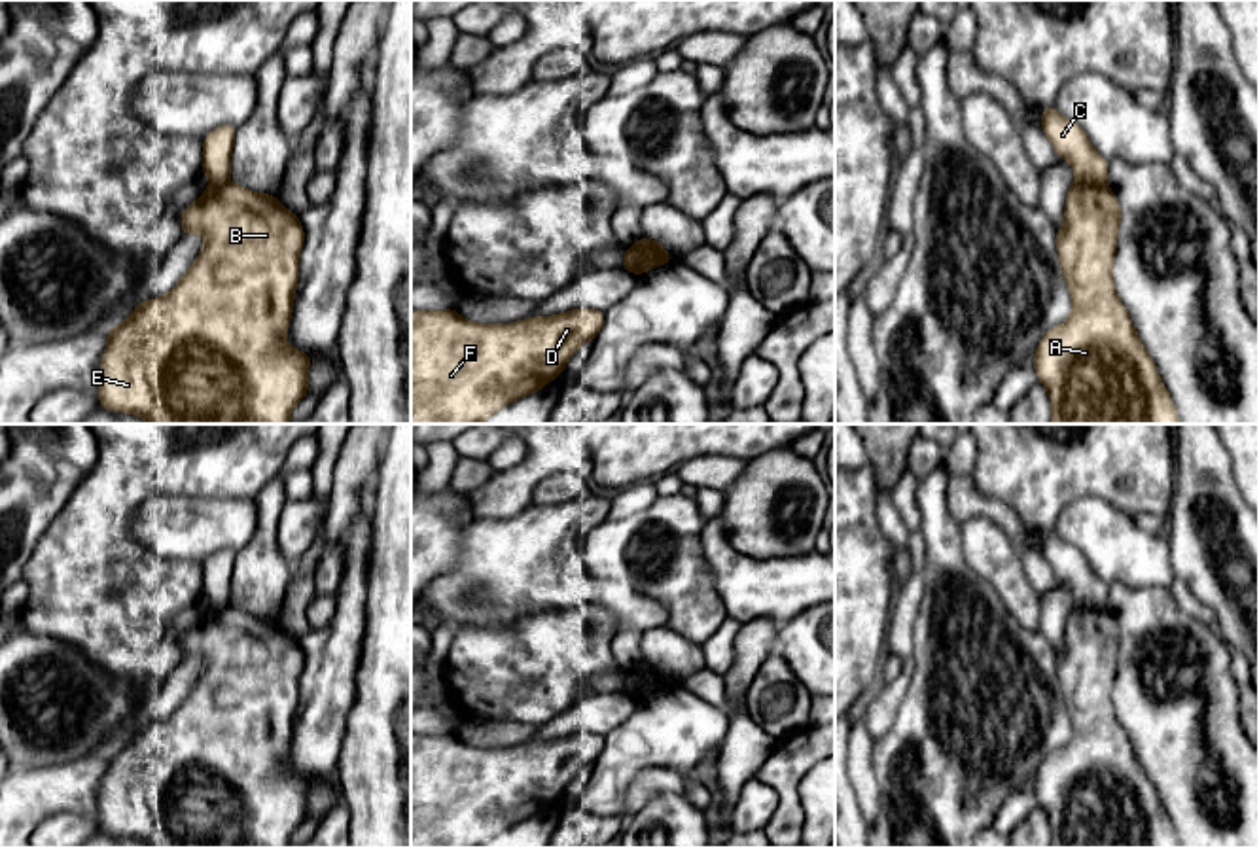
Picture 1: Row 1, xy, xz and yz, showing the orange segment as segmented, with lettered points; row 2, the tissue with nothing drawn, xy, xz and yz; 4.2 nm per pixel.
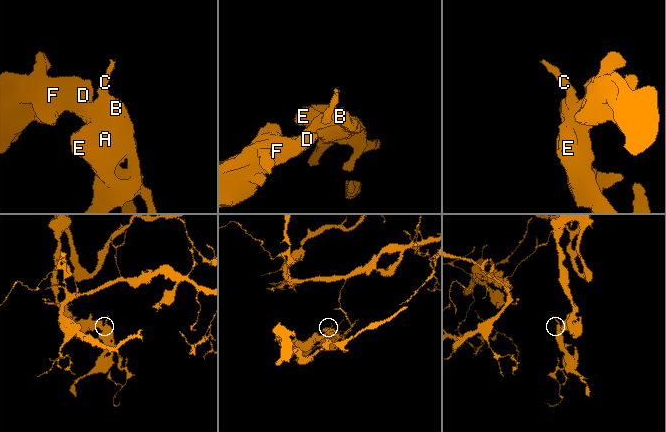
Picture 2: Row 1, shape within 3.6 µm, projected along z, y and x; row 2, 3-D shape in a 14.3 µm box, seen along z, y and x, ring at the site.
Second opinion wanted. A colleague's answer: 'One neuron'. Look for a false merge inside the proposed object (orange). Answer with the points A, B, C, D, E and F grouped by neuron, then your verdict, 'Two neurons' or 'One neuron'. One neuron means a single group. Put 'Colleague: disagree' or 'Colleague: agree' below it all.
Groups: A B D E F / C. Two neurons
Colleague: disagree

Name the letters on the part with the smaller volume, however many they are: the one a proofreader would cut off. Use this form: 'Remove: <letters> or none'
Remove: C

